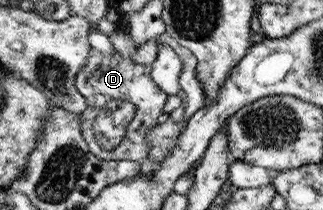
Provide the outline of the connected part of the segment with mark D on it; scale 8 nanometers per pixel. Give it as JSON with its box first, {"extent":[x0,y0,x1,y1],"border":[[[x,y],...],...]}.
{"extent":[78,19,167,179],"border":[[[118,19],[115,22],[116,29],[108,35],[112,46],[115,47],[116,55],[112,58],[112,55],[102,55],[98,49],[91,49],[91,55],[88,57],[88,62],[84,67],[84,71],[78,75],[78,87],[81,92],[83,92],[85,99],[87,100],[87,109],[84,110],[83,123],[86,126],[90,126],[94,121],[94,118],[98,116],[99,108],[101,105],[109,102],[110,100],[124,100],[130,101],[136,107],[135,119],[128,125],[128,131],[126,131],[126,137],[124,141],[106,151],[102,149],[99,143],[95,140],[93,132],[88,128],[85,128],[84,139],[89,145],[89,150],[99,157],[101,160],[114,160],[118,161],[120,159],[128,159],[130,161],[136,161],[141,163],[140,172],[144,179],[150,177],[154,171],[159,170],[158,163],[155,164],[154,161],[147,159],[148,152],[150,152],[150,143],[148,143],[148,132],[154,128],[157,124],[158,117],[163,114],[164,104],[167,103],[167,93],[162,91],[154,81],[150,72],[152,71],[152,64],[136,64],[131,59],[132,54],[135,53],[133,49],[134,41],[130,39],[128,35],[128,24],[126,20],[123,22]]]}

